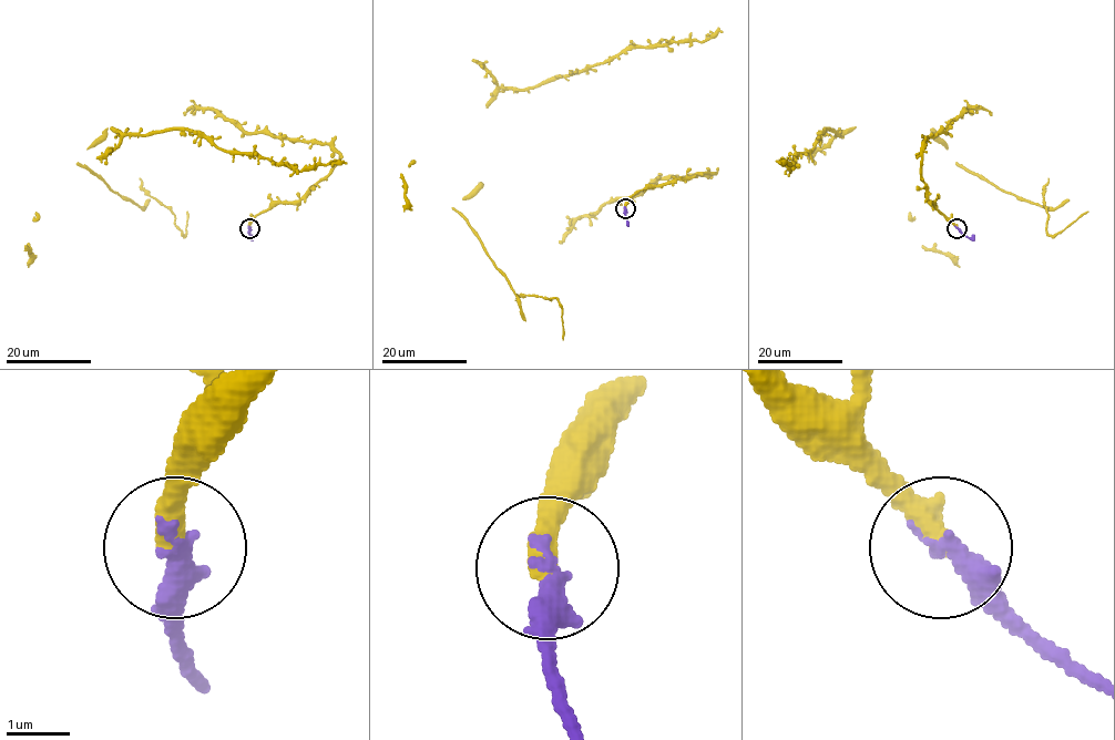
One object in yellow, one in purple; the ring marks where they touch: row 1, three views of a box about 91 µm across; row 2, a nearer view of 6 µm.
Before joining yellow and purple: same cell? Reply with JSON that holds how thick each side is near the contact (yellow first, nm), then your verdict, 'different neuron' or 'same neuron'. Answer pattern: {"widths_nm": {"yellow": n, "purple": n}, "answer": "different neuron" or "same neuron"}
{"widths_nm": {"yellow": 420, "purple": 380}, "answer": "same neuron"}

